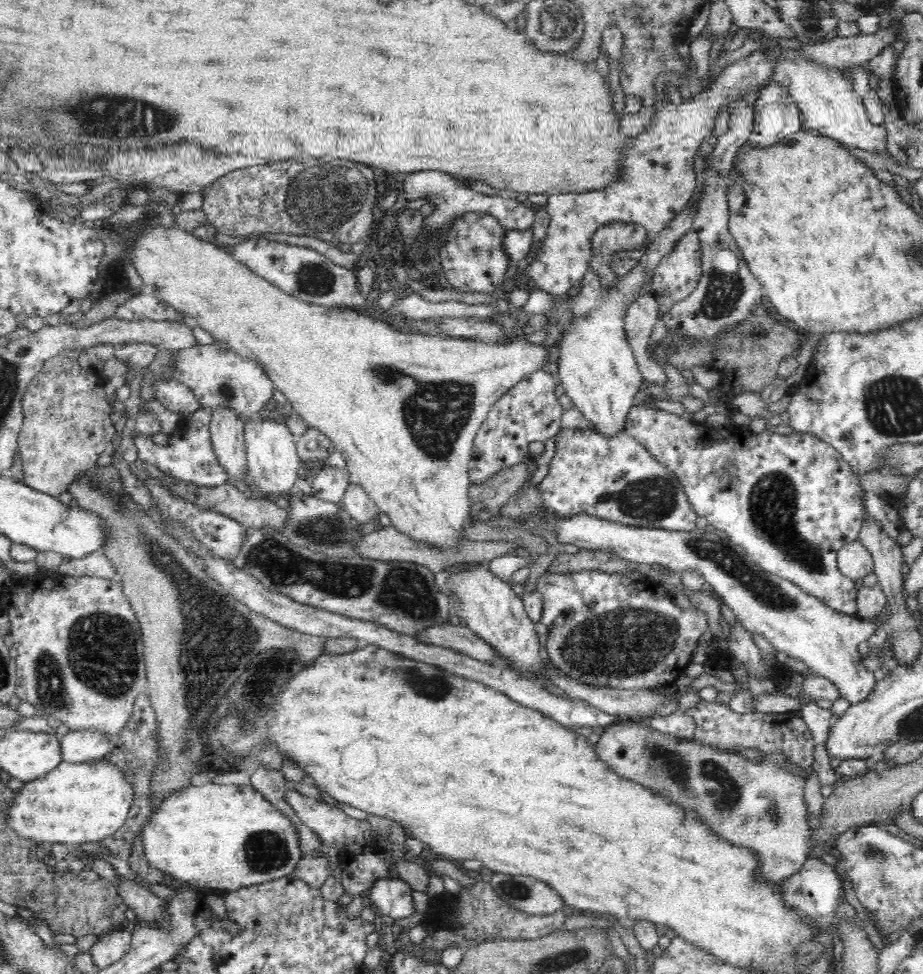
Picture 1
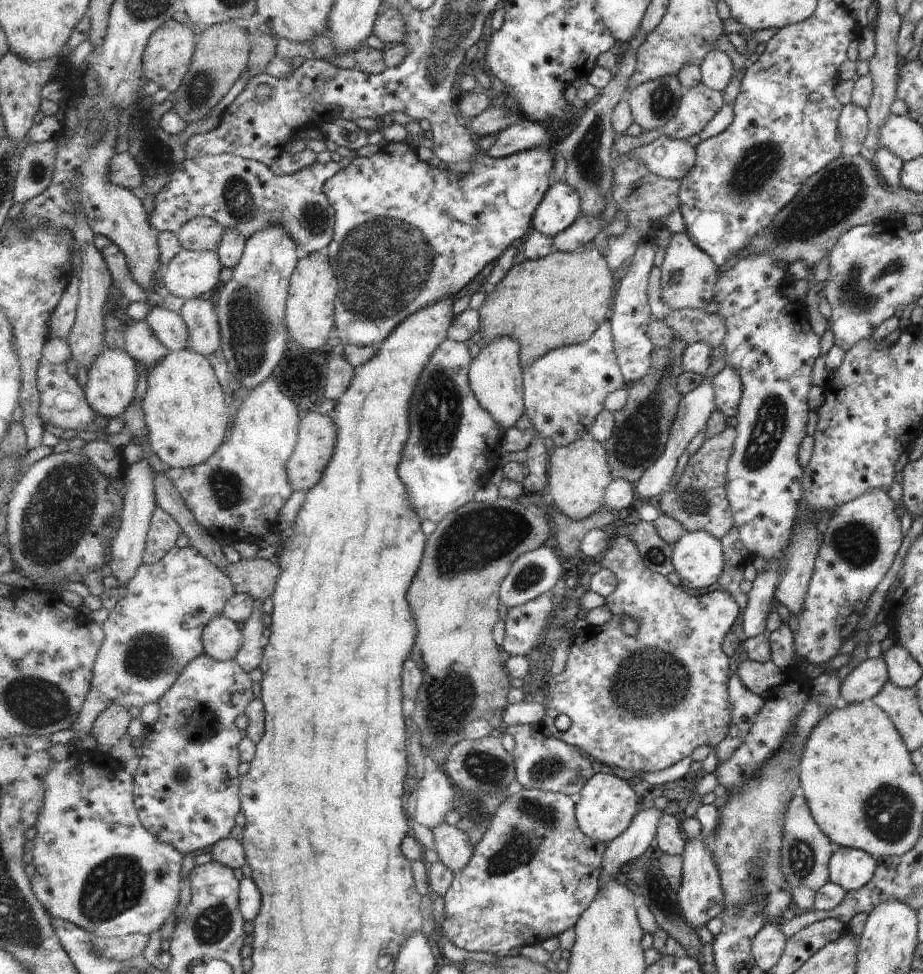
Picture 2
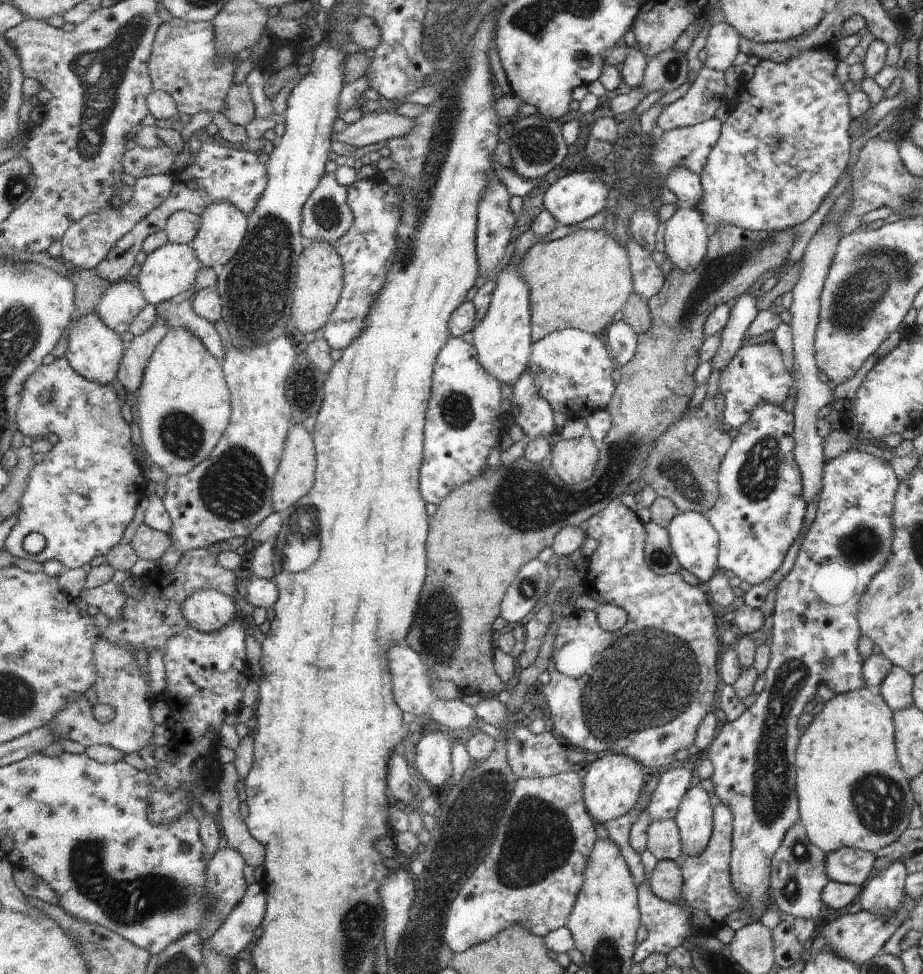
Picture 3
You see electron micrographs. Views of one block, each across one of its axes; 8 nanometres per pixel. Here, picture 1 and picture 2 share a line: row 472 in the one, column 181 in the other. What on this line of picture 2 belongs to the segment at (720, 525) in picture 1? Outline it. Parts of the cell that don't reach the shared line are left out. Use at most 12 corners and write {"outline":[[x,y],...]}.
{"outline":[[195,658],[134,777],[142,825],[182,854],[229,838],[254,700]]}

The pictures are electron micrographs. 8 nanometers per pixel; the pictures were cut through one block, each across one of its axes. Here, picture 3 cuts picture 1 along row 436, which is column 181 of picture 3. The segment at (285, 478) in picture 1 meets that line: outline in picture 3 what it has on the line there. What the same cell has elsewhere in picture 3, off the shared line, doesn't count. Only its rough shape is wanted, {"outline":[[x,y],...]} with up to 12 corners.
{"outline":[[191,245],[146,255],[137,283],[151,304],[195,288],[201,270]]}

